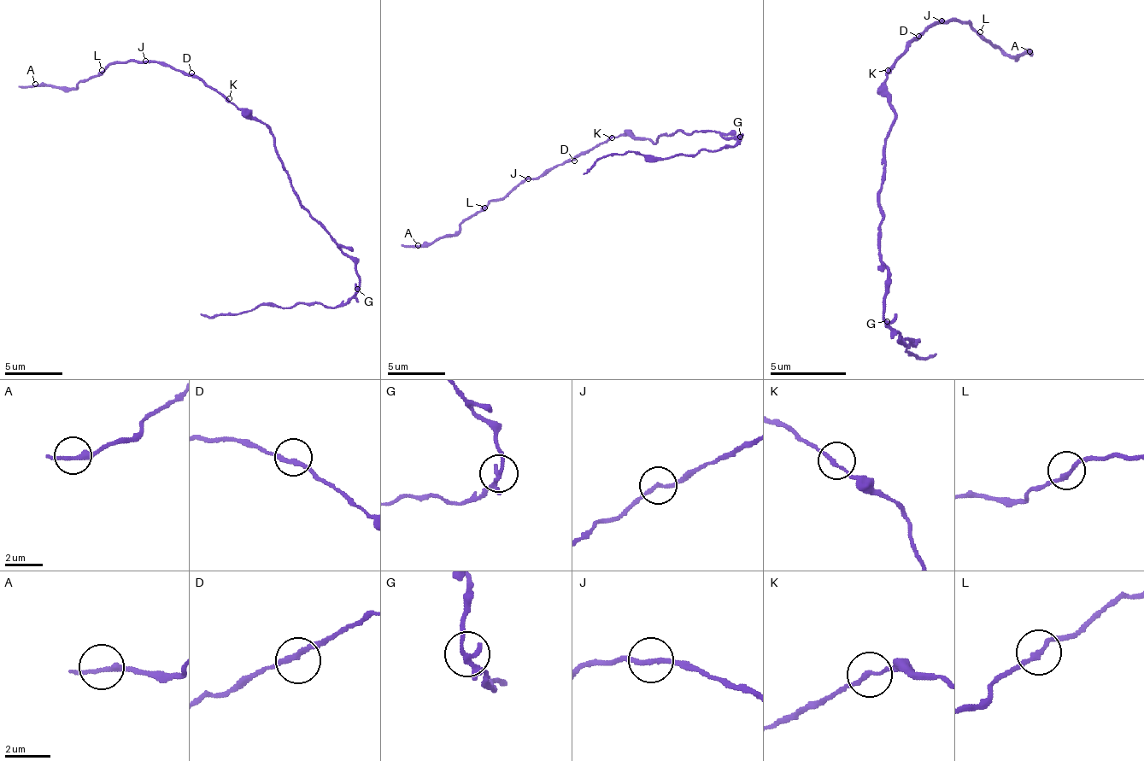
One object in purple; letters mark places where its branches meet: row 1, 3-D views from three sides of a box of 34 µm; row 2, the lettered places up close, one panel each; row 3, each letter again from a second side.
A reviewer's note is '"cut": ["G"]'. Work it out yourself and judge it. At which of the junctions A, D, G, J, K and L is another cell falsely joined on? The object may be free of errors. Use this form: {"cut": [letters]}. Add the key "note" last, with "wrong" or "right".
{"cut": ["G"], "note": "right"}

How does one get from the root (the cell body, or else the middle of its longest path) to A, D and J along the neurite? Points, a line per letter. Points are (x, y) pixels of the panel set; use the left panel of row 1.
A: (278, 154), (270, 131), (261, 122), (249, 119), (197, 79), (154, 61), (110, 64), (75, 87), (35, 84)
D: (278, 154), (270, 131), (261, 122), (249, 119), (214, 90), (206, 87), (191, 73)
J: (278, 154), (270, 131), (261, 122), (249, 119), (197, 79), (191, 79), (171, 67), (145, 61)

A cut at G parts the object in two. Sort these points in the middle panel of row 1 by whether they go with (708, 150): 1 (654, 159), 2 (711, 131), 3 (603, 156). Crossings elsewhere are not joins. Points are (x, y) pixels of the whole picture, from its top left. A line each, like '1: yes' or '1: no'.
1: yes
2: no
3: yes

